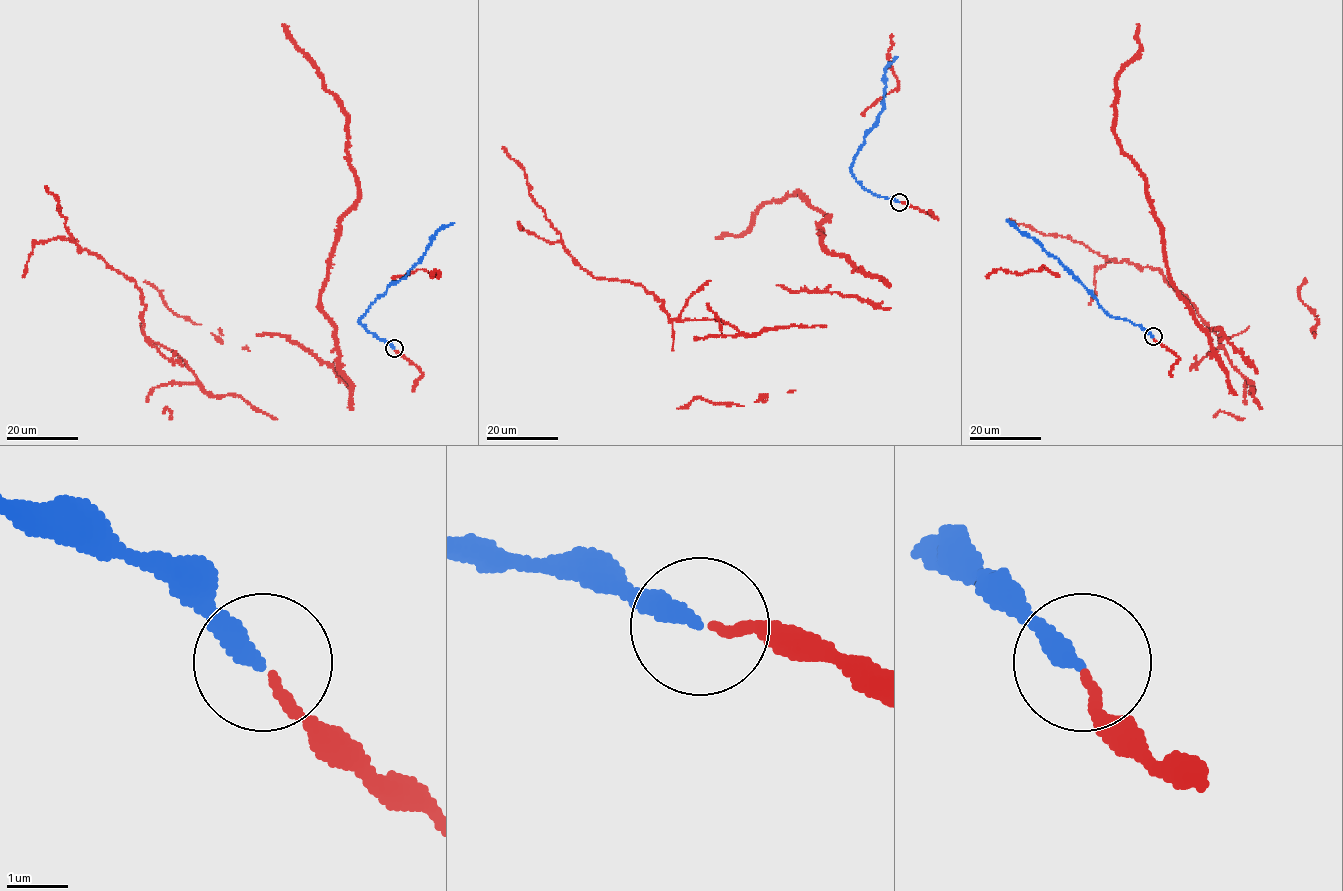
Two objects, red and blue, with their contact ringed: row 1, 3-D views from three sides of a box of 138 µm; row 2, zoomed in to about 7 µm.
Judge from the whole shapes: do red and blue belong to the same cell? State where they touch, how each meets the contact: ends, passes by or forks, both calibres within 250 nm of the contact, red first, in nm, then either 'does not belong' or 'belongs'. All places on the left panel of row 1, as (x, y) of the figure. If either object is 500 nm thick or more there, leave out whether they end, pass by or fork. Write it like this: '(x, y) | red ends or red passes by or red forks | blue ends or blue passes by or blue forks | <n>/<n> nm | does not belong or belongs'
(394, 348) | red ends | blue ends | 150/340 nm | belongs

